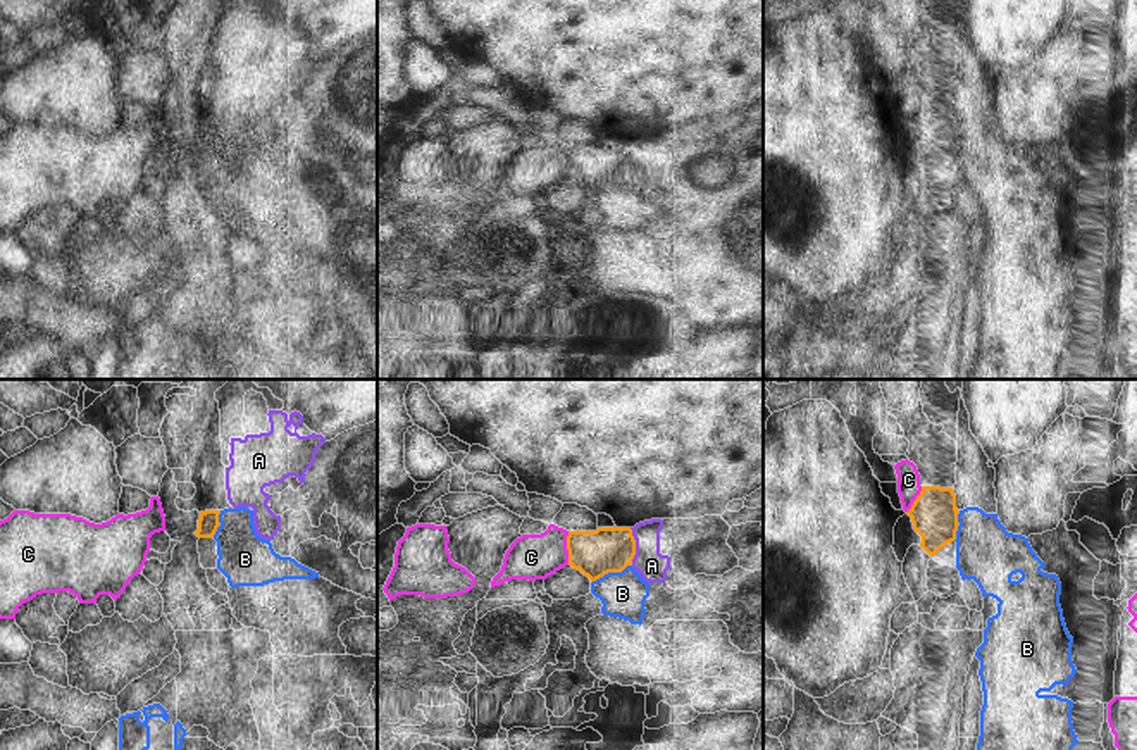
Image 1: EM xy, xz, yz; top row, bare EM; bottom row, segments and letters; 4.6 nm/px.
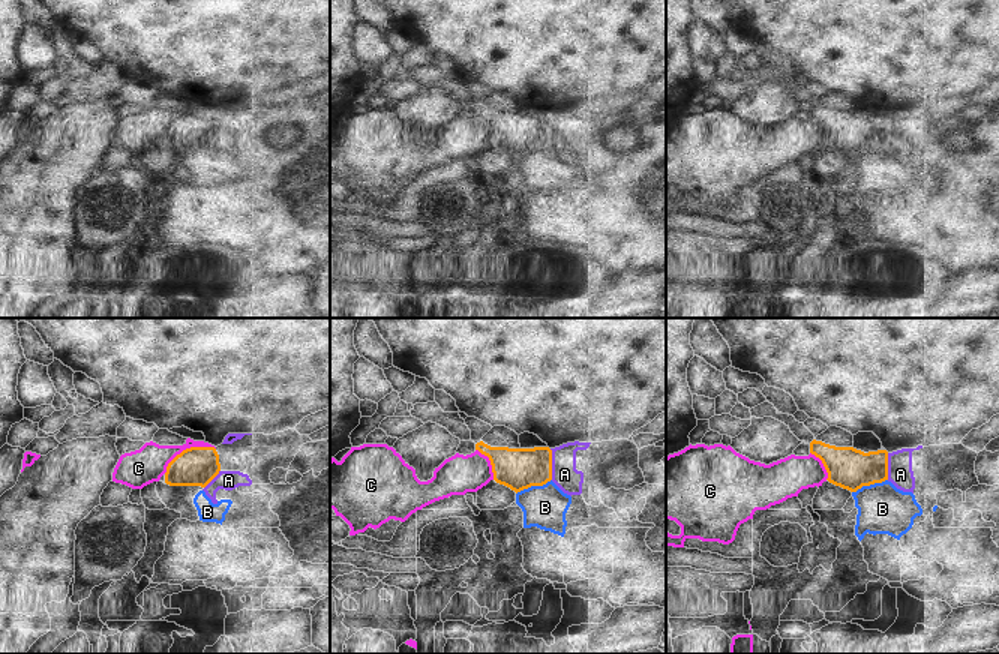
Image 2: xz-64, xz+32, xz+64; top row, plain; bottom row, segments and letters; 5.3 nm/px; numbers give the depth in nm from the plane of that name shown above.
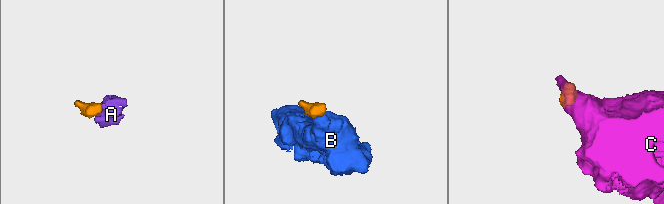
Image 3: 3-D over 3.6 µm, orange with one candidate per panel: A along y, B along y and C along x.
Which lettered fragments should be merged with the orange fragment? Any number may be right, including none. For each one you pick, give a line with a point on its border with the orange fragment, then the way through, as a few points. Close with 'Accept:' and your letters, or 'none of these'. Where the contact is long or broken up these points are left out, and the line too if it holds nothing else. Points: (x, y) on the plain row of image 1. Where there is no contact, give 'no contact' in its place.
Accept: none of these

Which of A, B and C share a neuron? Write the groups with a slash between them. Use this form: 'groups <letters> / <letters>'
groups A B / C

